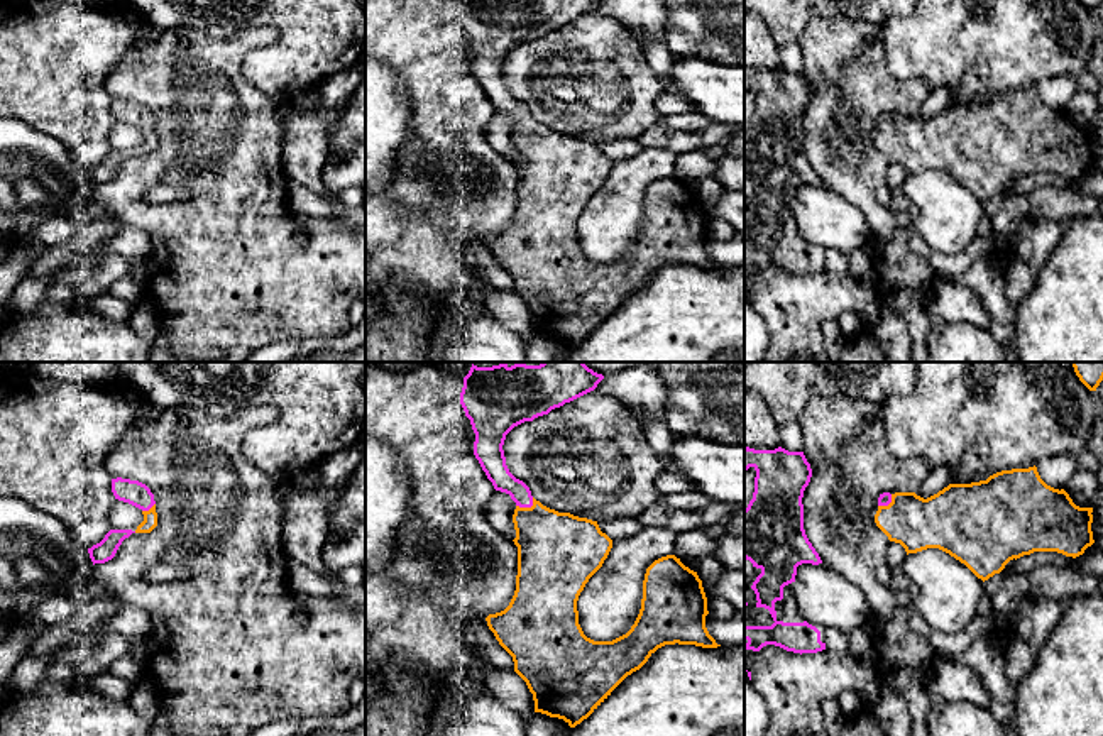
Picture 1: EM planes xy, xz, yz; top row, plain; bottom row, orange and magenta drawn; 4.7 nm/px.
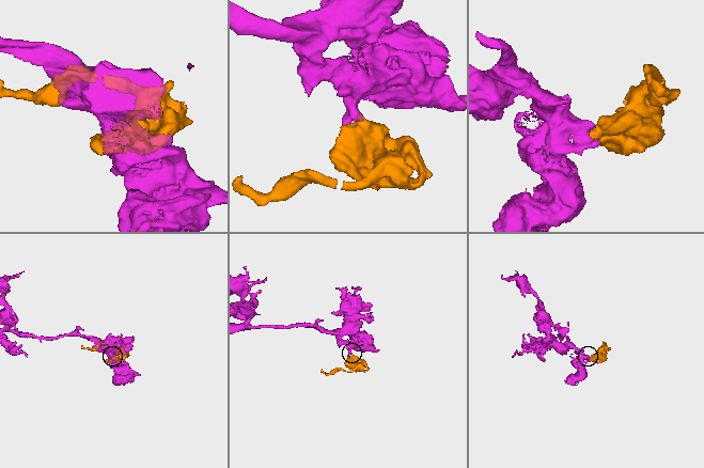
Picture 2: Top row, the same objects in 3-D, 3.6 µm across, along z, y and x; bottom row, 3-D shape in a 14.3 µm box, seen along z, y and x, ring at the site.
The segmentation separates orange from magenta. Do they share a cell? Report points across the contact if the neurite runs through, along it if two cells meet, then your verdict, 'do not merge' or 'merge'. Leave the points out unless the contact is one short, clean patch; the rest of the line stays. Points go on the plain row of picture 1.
across xz (557, 171), (543, 158), (526, 129), (523, 119), (494, 88) | merge

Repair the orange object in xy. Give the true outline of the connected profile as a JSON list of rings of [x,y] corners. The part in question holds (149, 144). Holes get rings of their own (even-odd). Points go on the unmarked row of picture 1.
[[[117,98],[112,100],[112,113],[115,120],[139,129],[144,135],[144,142],[137,147],[135,152],[110,151],[100,164],[88,169],[93,186],[112,181],[122,162],[129,159],[132,154],[151,154],[157,147],[154,115],[145,105],[139,102]]]

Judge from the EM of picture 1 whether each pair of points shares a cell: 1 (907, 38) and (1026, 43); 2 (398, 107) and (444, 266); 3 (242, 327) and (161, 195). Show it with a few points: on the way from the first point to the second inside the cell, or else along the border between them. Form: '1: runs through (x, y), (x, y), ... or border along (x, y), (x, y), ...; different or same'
1: runs through (936, 39), (997, 39); same
2: border along (406, 93), (410, 127), (396, 149), (393, 171); different
3: border along (192, 192), (185, 200), (146, 202), (142, 198); different

